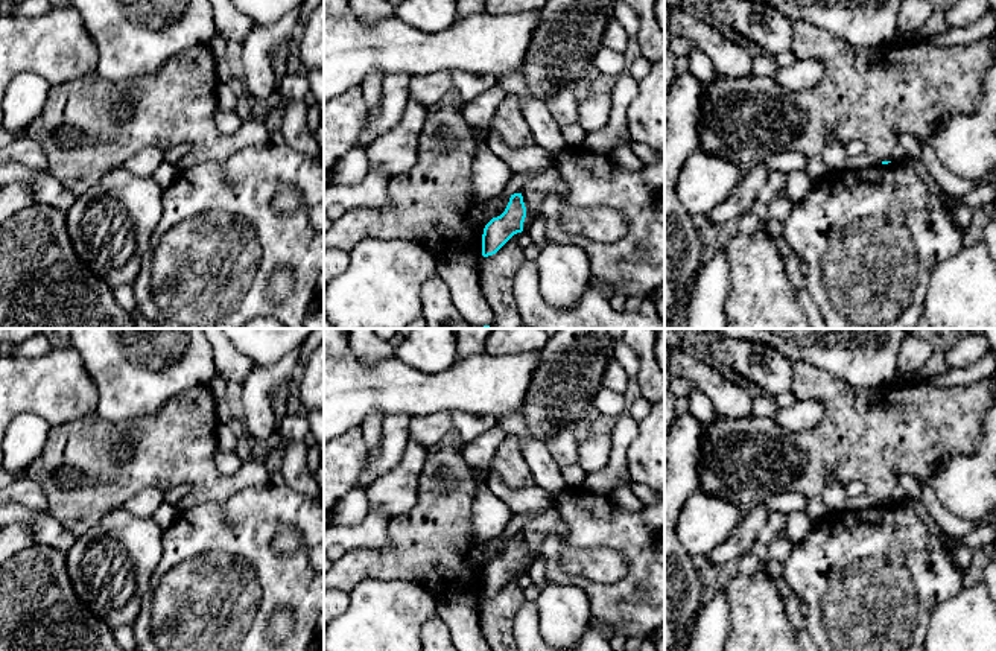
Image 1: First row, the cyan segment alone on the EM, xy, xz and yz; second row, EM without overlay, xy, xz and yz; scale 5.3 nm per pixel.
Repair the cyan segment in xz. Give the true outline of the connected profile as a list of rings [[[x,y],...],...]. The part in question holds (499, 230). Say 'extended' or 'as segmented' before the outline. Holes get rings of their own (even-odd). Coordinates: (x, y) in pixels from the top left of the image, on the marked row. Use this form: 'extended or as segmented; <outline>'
as segmented; [[[514,193],[505,211],[493,218],[484,228],[482,256],[496,254],[514,234],[523,231],[526,207],[522,193]]]

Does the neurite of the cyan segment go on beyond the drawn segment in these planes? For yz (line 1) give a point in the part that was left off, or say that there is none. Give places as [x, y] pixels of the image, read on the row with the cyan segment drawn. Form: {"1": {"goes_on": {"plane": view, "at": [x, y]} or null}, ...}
{"1": {"goes_on": null}}

